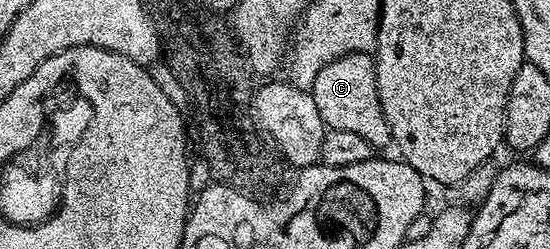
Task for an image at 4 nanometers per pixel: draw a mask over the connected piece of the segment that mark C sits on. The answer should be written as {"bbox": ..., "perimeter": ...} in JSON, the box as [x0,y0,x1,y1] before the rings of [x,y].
{"bbox":[309,54,392,148],"perimeter":[[[346,54],[325,64],[325,68],[317,72],[309,91],[327,130],[353,132],[367,140],[372,148],[392,145],[391,129],[379,99],[375,59],[371,54]]]}

